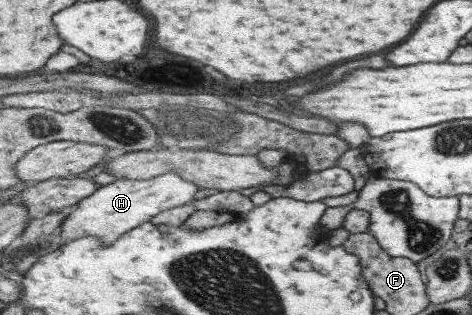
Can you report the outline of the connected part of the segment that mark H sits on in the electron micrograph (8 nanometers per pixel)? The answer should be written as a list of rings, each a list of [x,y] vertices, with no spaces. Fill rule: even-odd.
[[[169,172],[148,180],[118,179],[96,189],[94,194],[75,204],[75,209],[64,219],[60,238],[62,243],[68,244],[72,240],[86,236],[97,236],[103,244],[112,244],[132,229],[150,222],[160,212],[191,203],[199,188],[194,182],[190,182],[184,175],[177,172]]]

